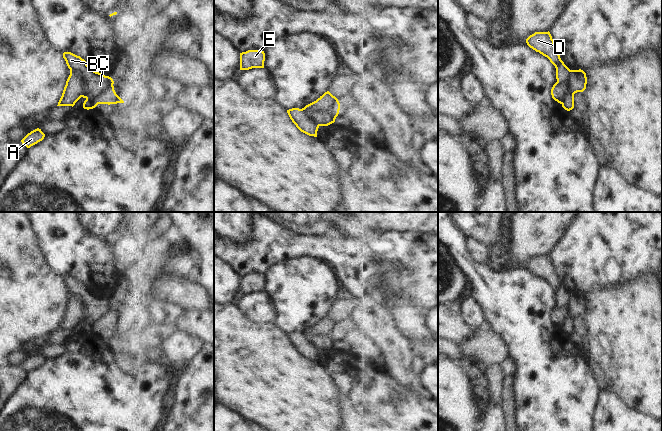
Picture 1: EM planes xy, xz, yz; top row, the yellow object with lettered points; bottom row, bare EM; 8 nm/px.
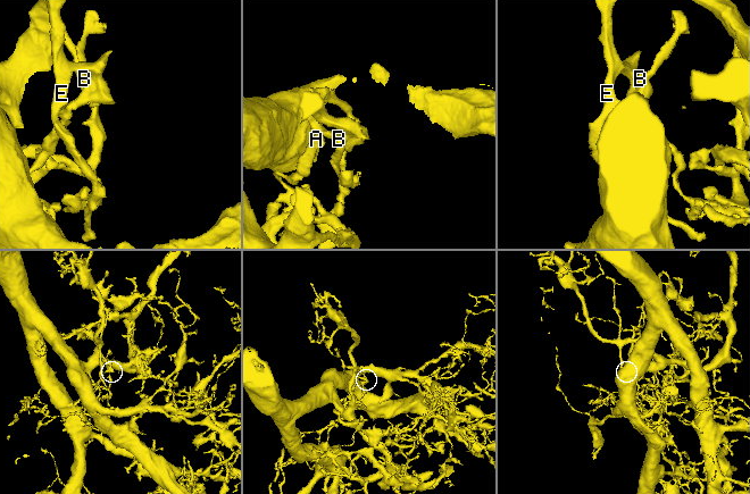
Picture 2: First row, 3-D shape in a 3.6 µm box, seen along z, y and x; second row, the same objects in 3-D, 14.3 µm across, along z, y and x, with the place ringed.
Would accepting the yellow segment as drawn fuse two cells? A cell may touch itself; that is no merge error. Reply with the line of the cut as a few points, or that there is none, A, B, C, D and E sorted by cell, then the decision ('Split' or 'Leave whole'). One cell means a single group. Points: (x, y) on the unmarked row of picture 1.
Split along xz (338, 333), (316, 334), (310, 340). Groups: A D E / B C. Split

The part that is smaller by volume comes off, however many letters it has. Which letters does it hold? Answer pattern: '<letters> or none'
B, C

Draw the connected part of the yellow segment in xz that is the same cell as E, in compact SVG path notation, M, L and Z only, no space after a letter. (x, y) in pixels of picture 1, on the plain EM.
M248 274L240 277L240 294L264 292L265 277L262 274Z

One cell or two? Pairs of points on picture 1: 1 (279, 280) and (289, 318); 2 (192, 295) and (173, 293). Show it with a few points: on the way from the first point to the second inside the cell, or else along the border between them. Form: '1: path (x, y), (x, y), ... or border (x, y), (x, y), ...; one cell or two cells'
1: path (288, 289), (289, 309); one cell
2: path (187, 294), (178, 293); one cell

